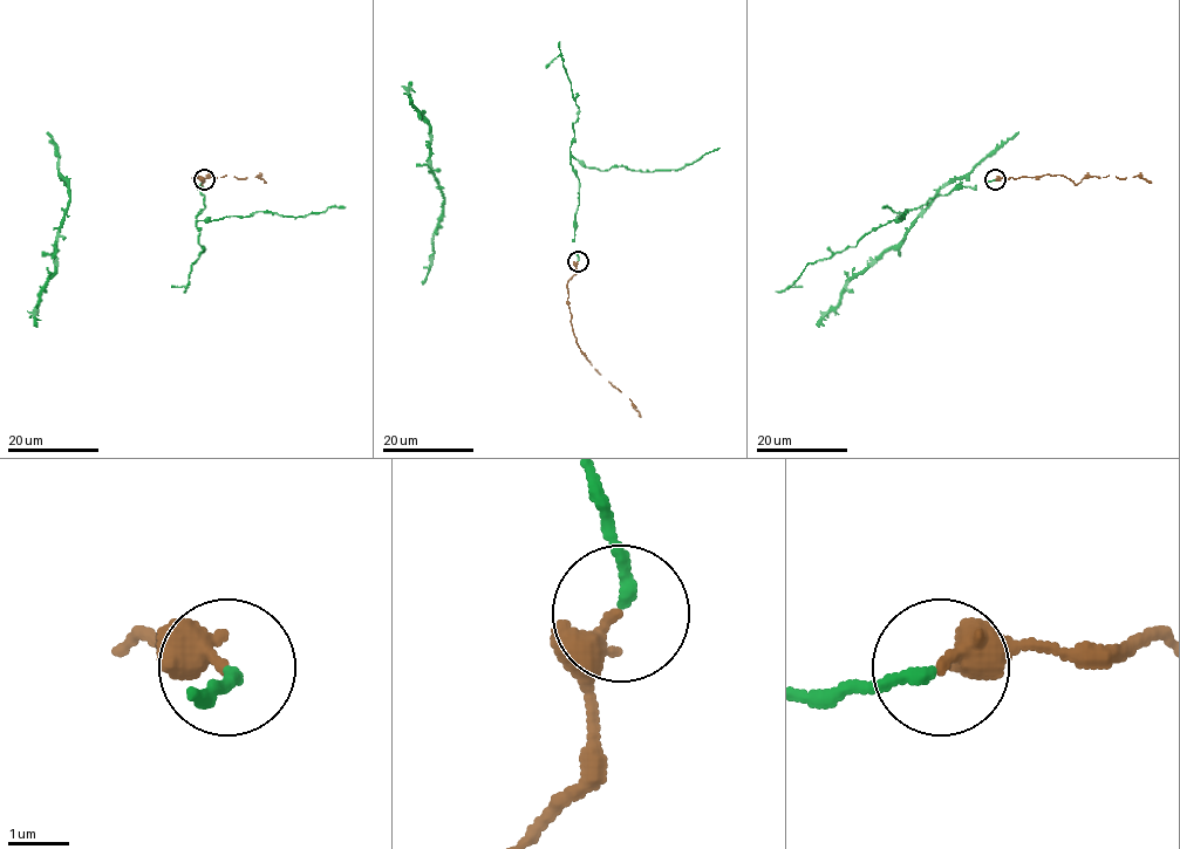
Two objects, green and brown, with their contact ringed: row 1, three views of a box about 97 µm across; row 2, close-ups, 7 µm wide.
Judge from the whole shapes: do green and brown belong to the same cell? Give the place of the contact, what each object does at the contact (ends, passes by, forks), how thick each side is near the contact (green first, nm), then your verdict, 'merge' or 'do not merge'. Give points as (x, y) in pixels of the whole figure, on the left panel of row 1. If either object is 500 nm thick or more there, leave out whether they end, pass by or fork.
at (204, 179); green ends there; brown ends there; 190 nm thick on the green side, 320 nm on the other; merge

